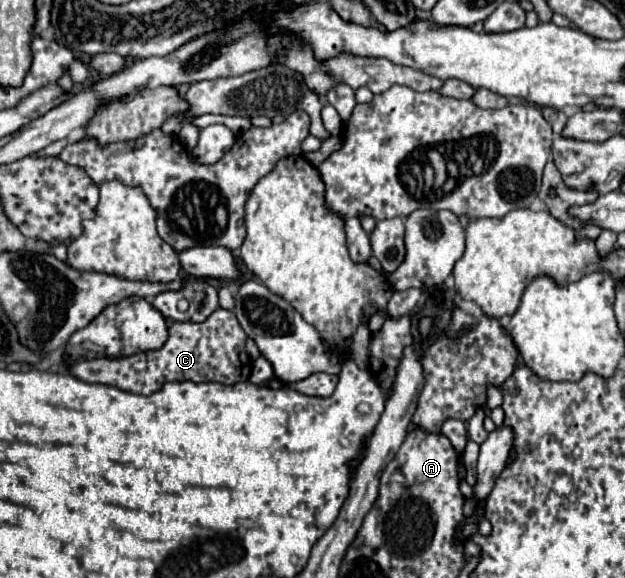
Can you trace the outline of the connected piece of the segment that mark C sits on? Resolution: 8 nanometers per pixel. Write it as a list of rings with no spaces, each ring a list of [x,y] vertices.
[[[216,309],[204,323],[172,323],[170,337],[162,349],[116,359],[96,357],[90,359],[90,367],[74,367],[66,363],[66,369],[80,381],[102,383],[136,395],[150,395],[166,381],[216,381],[222,385],[236,385],[250,377],[252,367],[252,359],[244,349],[244,339],[246,333],[236,315],[226,309]]]

